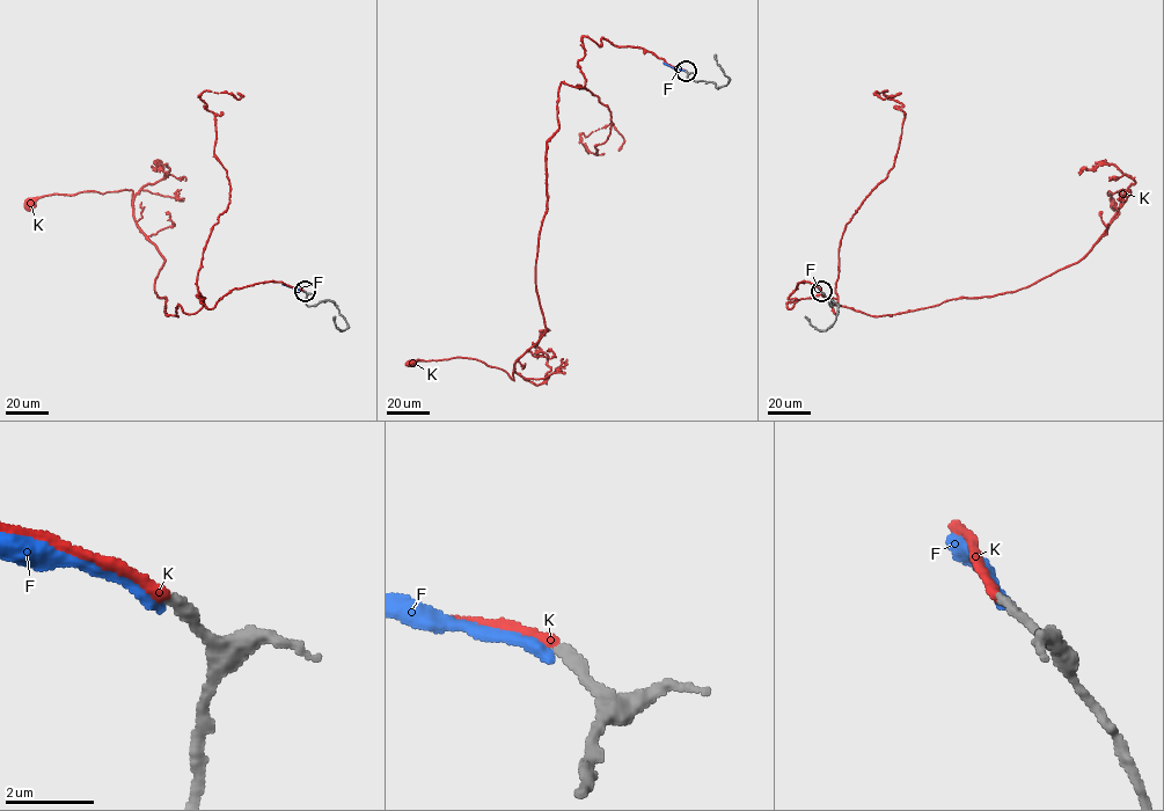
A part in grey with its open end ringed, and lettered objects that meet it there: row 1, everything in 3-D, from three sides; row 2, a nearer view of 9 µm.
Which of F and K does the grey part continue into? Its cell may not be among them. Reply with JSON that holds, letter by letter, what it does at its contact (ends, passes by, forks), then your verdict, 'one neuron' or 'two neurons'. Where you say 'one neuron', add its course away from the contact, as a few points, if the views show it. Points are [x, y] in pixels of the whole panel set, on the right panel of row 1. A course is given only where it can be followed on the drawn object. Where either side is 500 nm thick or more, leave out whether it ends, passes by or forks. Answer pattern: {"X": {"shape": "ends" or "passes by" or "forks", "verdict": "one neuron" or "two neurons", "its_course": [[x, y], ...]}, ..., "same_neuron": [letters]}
{"F": {"shape": "ends", "verdict": "two neurons"}, "K": {"shape": "ends", "verdict": "one neuron", "its_course": [[821, 291], [799, 282], [787, 305], [820, 294], [879, 316], [1016, 291], [1076, 263], [1130, 190], [1113, 204]]}, "same_neuron": ["K"]}

